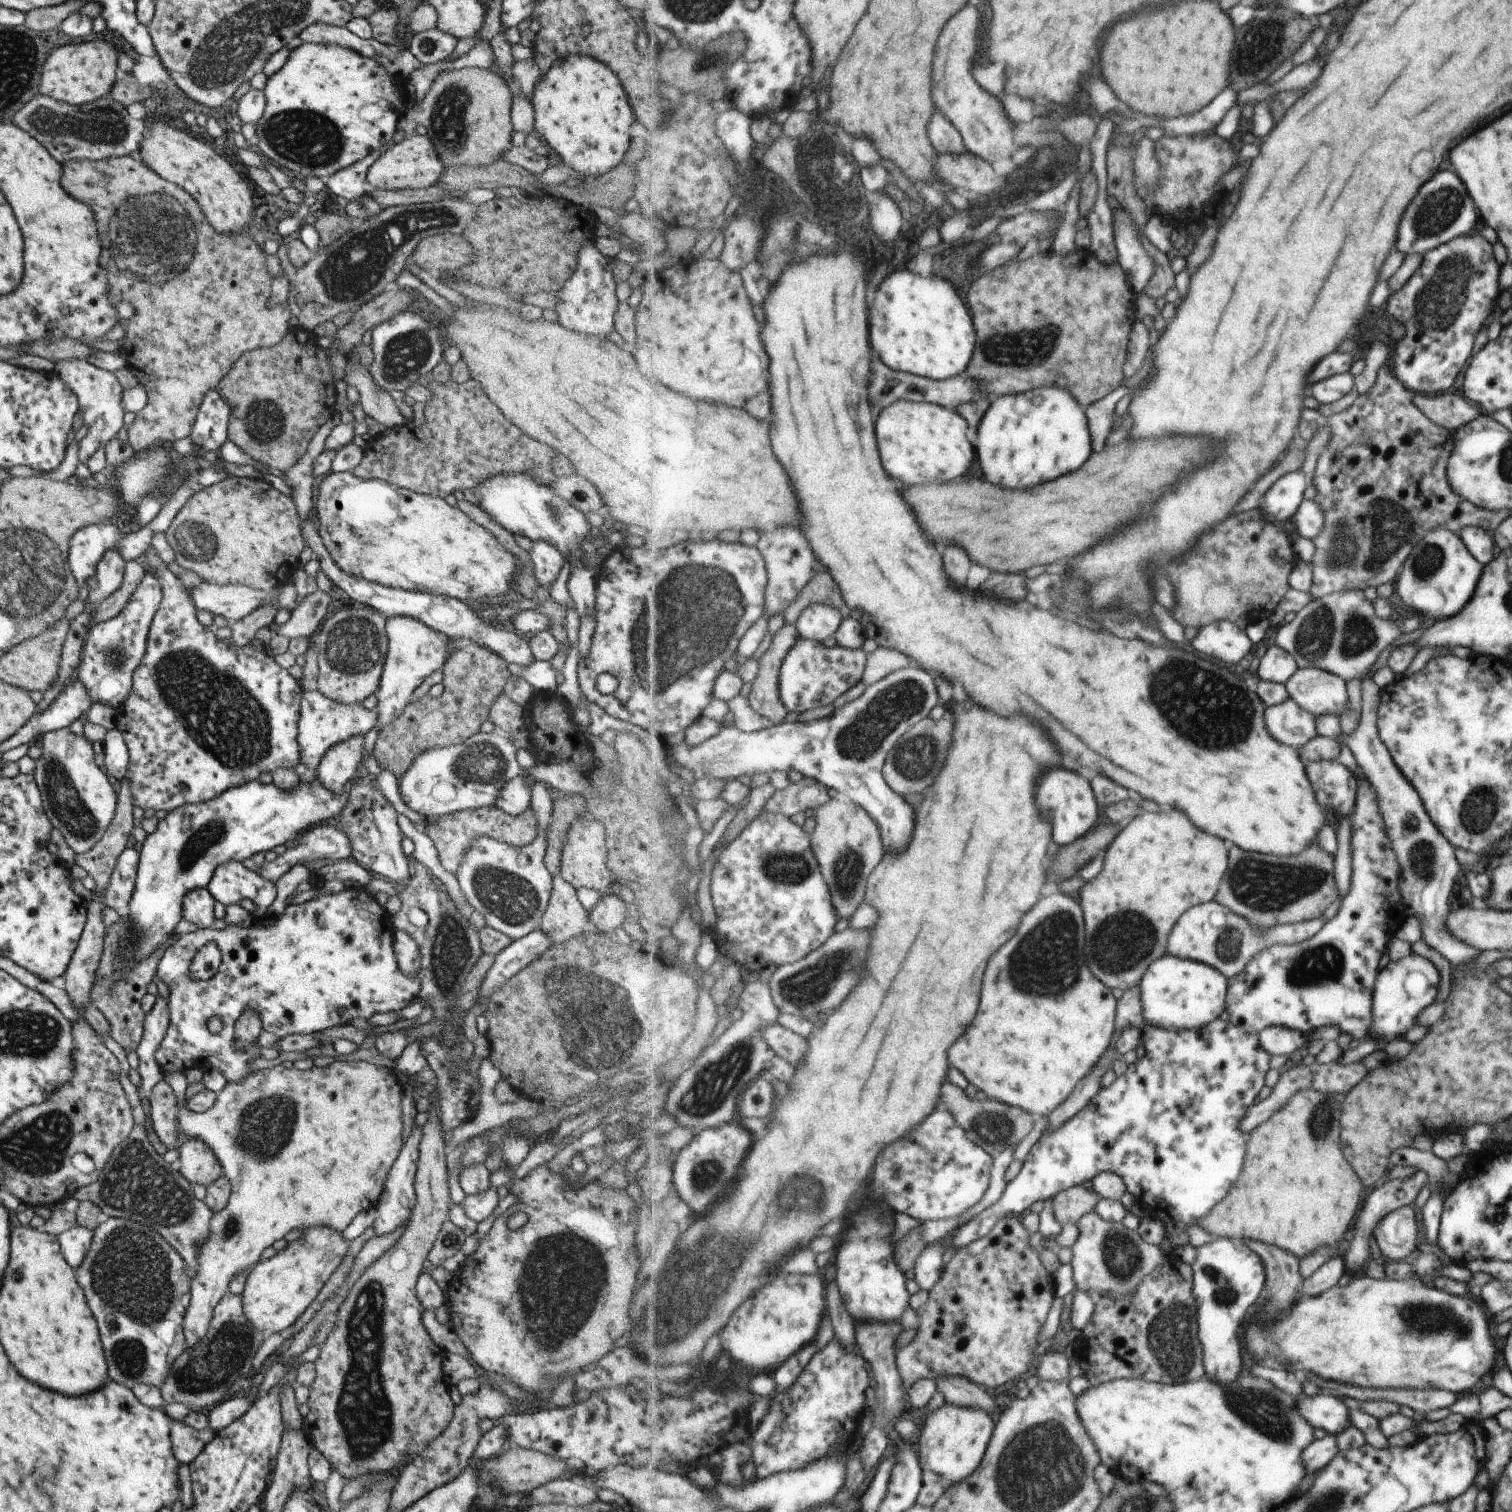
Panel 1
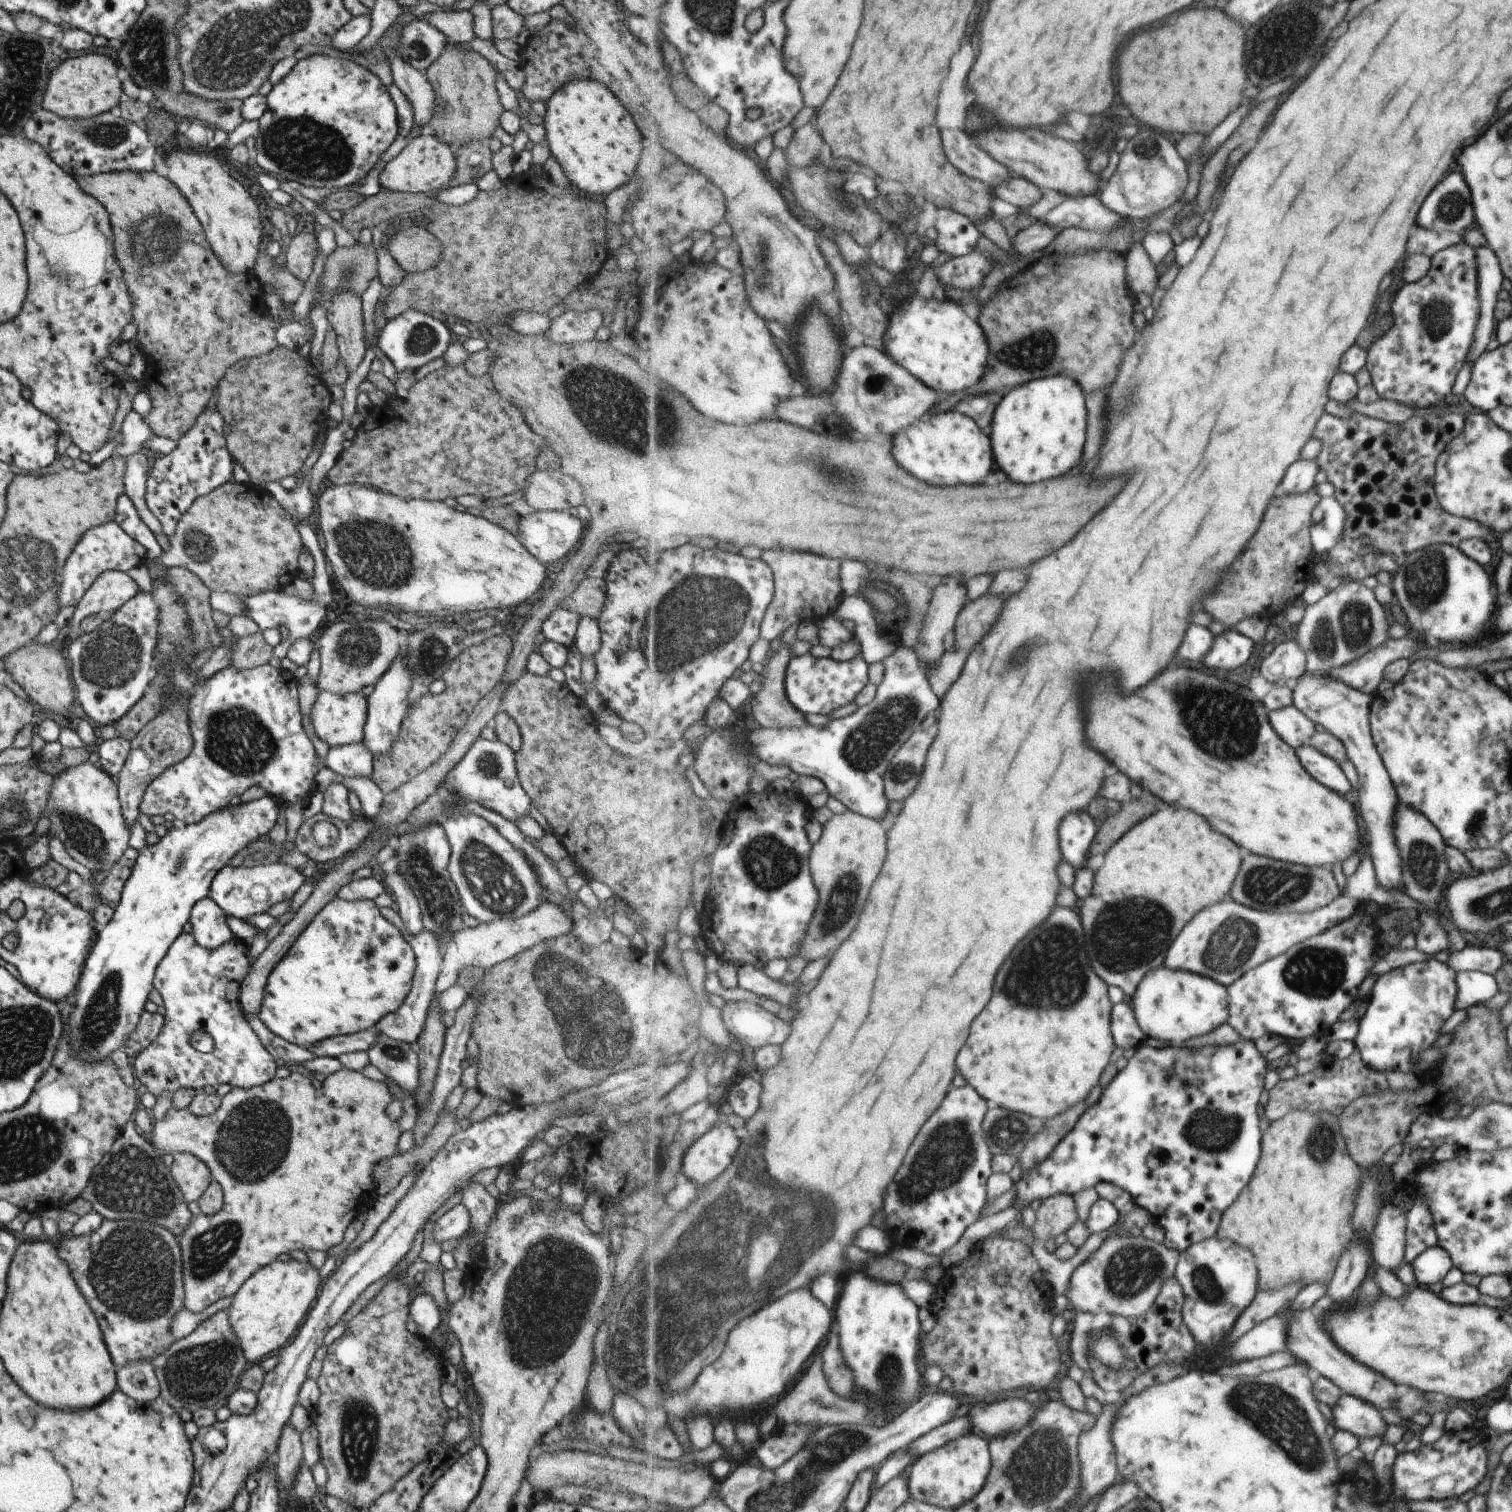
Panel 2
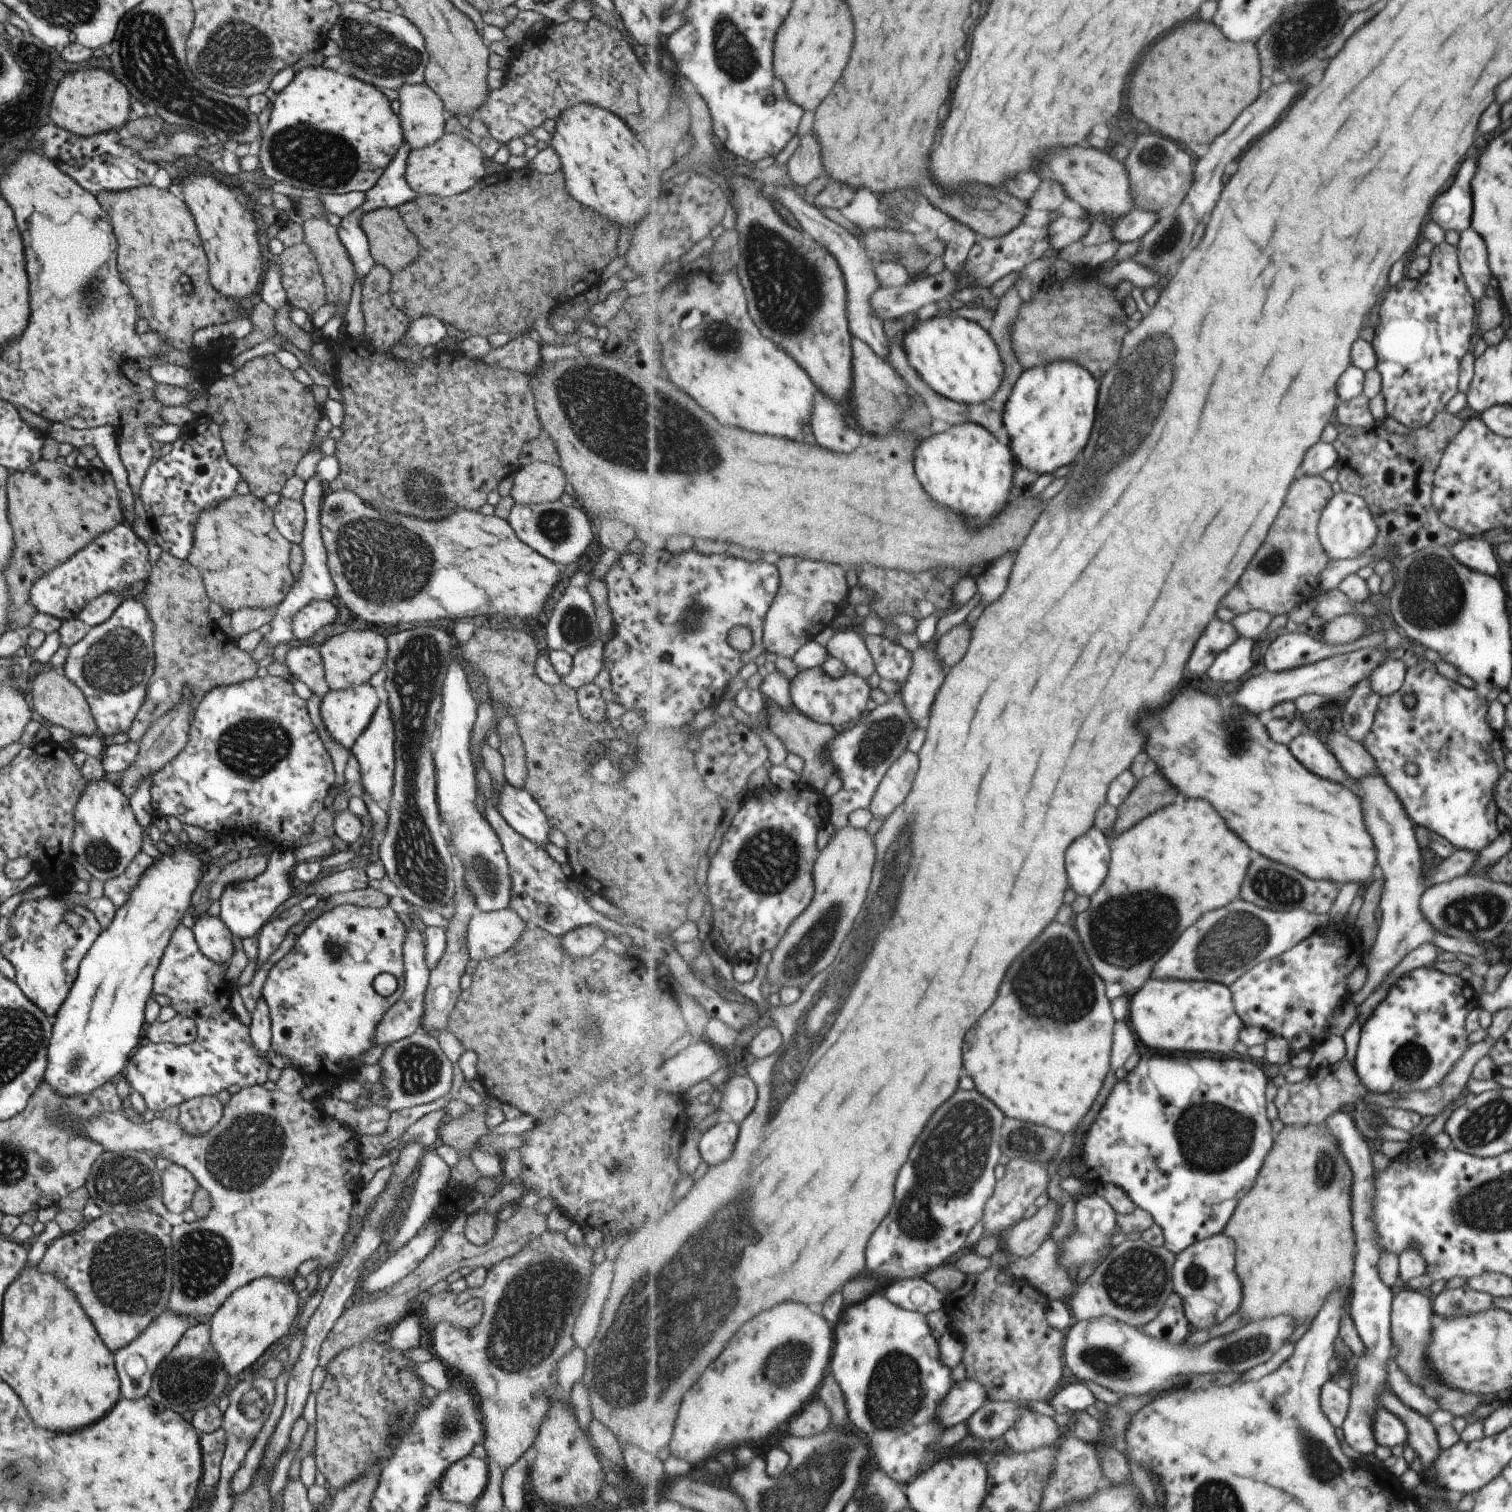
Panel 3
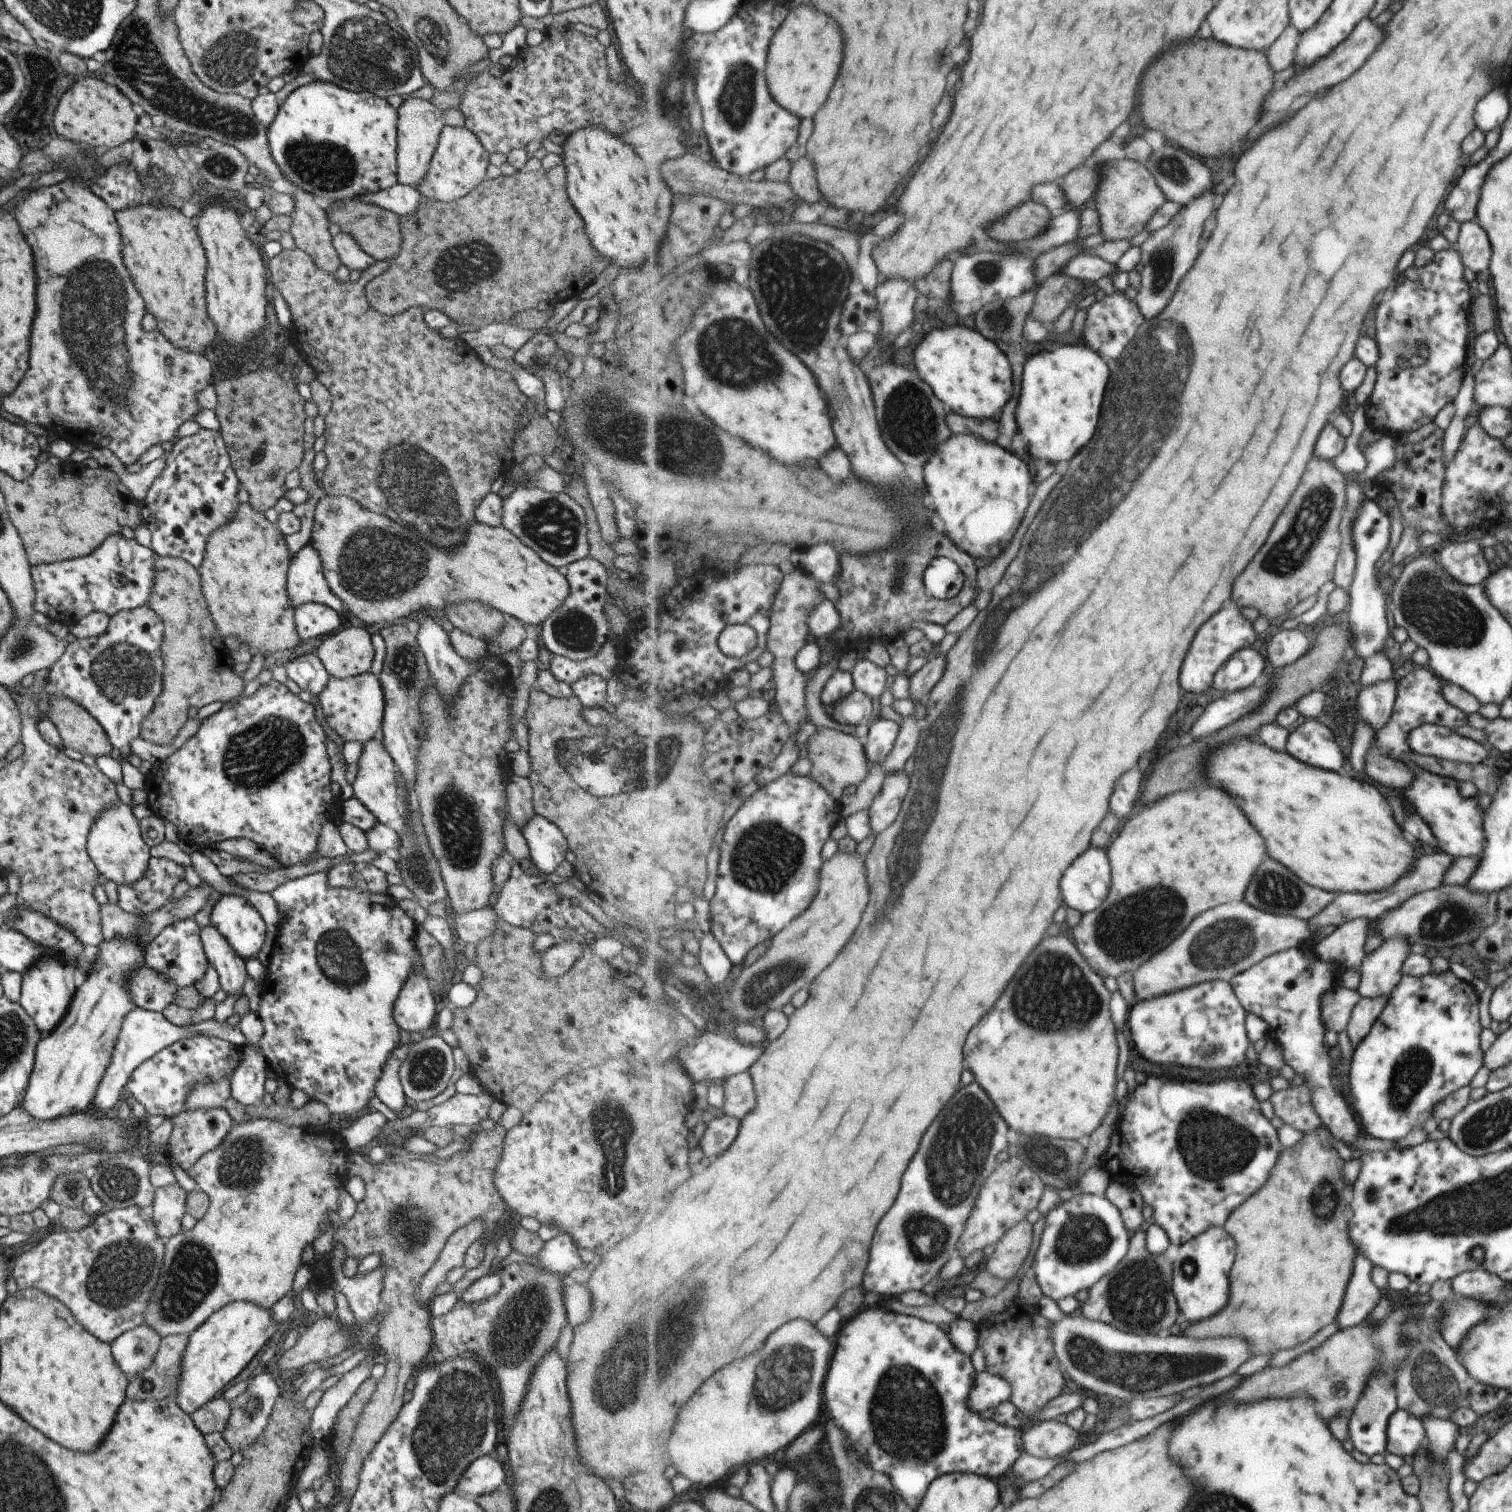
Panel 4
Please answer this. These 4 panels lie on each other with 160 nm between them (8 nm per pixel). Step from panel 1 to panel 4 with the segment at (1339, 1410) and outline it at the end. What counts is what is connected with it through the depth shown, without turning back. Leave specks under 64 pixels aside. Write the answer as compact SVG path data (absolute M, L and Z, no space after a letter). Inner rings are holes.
M1395 1409L1386 1424L1385 1453L1414 1456L1428 1444L1421 1420L1406 1410Z

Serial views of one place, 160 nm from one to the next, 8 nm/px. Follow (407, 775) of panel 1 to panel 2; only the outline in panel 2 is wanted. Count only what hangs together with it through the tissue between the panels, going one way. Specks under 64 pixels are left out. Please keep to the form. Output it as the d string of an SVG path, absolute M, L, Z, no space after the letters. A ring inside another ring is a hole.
M477 739L469 746L465 756L447 772L443 782L440 784L440 791L447 788L449 792L455 792L463 796L465 800L477 802L505 820L515 822L523 816L529 816L531 800L521 787L514 768L514 752L507 744L496 740Z

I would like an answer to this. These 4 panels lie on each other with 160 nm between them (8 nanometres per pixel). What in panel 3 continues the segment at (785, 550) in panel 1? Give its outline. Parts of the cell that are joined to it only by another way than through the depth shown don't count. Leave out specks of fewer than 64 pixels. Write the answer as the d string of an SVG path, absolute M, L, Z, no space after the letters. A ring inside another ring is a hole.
M788 556L780 557L776 565L781 571L782 584L766 616L764 643L767 650L793 659L807 641L813 640L843 614L850 596L845 578L847 570L835 563Z

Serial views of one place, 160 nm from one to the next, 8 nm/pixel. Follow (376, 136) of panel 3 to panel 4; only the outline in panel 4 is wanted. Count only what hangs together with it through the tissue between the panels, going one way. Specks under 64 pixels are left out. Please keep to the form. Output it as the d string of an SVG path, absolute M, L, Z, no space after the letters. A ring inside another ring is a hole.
M313 80L305 85L298 86L285 97L283 103L278 106L273 120L266 128L266 139L272 159L282 176L297 188L306 193L311 193L313 198L317 196L322 202L350 200L359 198L366 192L372 193L389 188L396 183L396 124L397 111L387 103L386 99L365 91L348 91L332 82Z

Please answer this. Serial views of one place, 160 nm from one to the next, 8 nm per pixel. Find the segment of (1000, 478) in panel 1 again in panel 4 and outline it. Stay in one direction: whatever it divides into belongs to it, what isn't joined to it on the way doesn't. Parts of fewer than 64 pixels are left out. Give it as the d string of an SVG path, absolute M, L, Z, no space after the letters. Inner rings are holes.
M1085 344L1055 346L1028 358L1023 366L1017 422L1035 460L1067 462L1091 442L1110 378L1109 361Z

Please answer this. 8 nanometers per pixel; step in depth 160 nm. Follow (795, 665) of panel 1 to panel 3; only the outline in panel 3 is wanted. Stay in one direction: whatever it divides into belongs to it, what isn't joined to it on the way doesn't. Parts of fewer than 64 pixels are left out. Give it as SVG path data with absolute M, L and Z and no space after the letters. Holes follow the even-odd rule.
M822 667L798 670L790 682L791 698L797 709L817 722L841 727L852 726L869 713L867 702L871 699L872 688L870 679L863 678L863 675L847 670L843 676L830 677Z

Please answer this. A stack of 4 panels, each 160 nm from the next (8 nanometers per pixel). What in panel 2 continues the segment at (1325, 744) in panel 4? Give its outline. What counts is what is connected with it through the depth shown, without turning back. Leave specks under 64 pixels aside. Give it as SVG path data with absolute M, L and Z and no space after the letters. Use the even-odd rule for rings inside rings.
M1309 742L1304 746L1299 746L1296 750L1298 758L1303 762L1306 770L1311 770L1311 774L1315 774L1315 778L1319 778L1319 782L1323 782L1323 786L1331 786L1331 790L1339 790L1339 794L1349 792L1349 782L1333 759L1322 754Z

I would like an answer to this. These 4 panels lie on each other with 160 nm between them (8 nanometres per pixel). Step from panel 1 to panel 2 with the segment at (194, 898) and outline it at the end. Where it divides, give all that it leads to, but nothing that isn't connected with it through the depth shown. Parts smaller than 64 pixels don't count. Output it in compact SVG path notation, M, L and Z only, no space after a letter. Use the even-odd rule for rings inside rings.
M208 898L195 902L188 919L194 942L207 950L213 950L232 940L226 918L219 906Z

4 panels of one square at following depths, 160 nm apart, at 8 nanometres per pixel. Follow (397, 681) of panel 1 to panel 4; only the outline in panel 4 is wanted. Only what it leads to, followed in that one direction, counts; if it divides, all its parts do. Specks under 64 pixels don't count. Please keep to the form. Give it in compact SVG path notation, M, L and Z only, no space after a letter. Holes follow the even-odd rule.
M371 738L362 743L361 754L356 765L357 773L351 784L353 797L357 798L371 814L374 814L377 823L385 825L387 822L391 822L391 820L397 820L400 816L400 808L396 768L393 759L383 746L382 740Z

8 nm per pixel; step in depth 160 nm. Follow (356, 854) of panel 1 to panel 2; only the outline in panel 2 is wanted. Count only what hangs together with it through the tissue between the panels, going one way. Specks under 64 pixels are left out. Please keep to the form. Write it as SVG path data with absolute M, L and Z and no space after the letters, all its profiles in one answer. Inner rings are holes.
M396 871L387 872L385 873L385 884L393 892L393 898L397 902L397 915L401 930L411 936L423 931L417 900L413 896L409 884L405 884L405 878L401 878Z

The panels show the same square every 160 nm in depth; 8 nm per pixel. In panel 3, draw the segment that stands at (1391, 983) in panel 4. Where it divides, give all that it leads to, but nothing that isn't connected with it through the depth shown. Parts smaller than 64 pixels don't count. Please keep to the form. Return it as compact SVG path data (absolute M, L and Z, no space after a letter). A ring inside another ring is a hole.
M1378 771L1359 777L1355 782L1359 794L1363 794L1363 806L1367 806L1367 826L1371 826L1371 834L1375 834L1375 846L1379 846L1378 877L1383 880L1378 906L1381 917L1378 923L1378 932L1371 952L1365 954L1364 965L1367 976L1364 985L1359 991L1350 995L1351 1005L1355 1008L1369 996L1379 984L1385 974L1407 954L1421 943L1431 943L1437 950L1462 952L1467 956L1481 959L1485 954L1485 946L1471 940L1458 939L1435 930L1419 908L1420 896L1426 889L1424 883L1425 870L1421 868L1419 848L1414 839L1412 820L1406 815L1399 799L1394 795L1391 787L1386 783Z

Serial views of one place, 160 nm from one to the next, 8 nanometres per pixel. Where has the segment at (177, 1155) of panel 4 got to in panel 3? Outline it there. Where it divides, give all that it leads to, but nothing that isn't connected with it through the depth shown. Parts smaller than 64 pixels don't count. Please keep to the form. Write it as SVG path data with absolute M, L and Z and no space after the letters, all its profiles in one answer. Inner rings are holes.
M214 1096L190 1098L179 1105L178 1125L189 1135L209 1132L220 1120L223 1107Z

